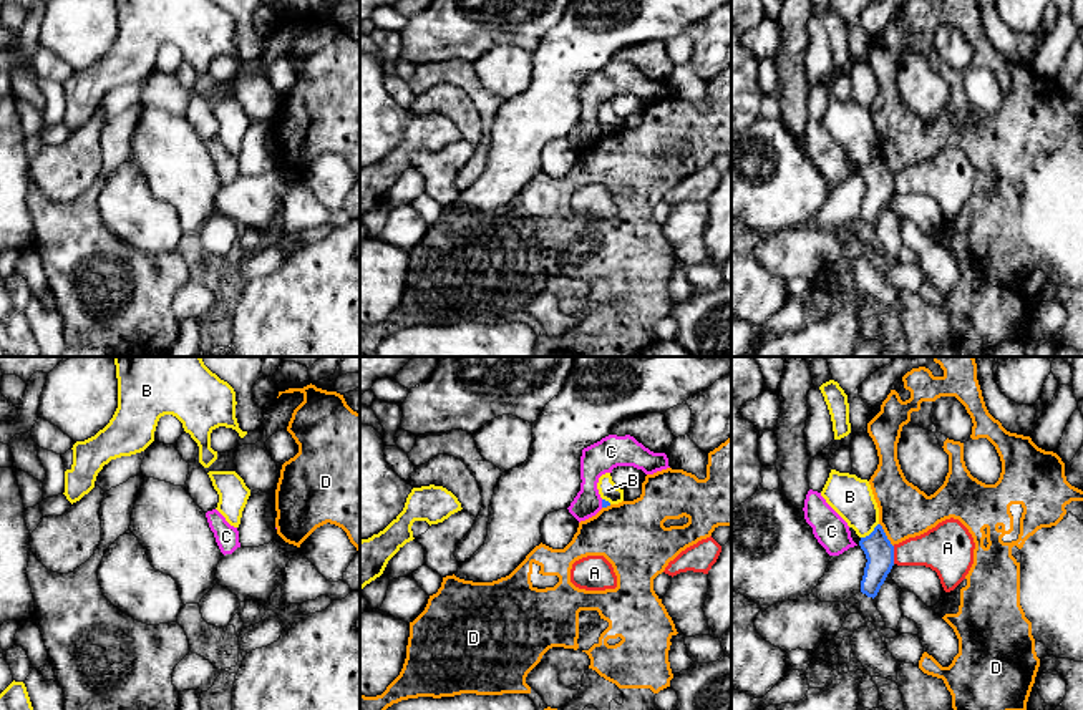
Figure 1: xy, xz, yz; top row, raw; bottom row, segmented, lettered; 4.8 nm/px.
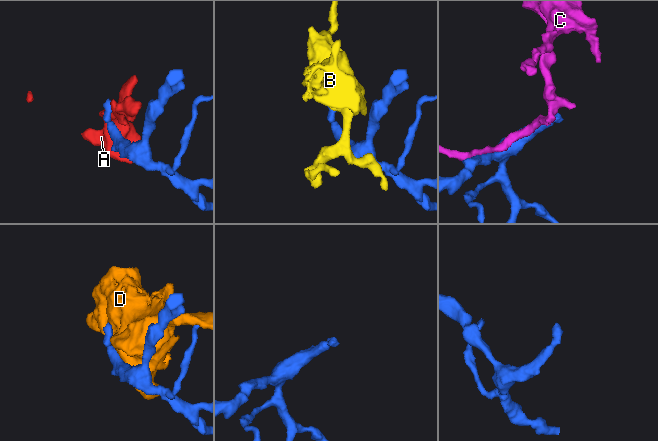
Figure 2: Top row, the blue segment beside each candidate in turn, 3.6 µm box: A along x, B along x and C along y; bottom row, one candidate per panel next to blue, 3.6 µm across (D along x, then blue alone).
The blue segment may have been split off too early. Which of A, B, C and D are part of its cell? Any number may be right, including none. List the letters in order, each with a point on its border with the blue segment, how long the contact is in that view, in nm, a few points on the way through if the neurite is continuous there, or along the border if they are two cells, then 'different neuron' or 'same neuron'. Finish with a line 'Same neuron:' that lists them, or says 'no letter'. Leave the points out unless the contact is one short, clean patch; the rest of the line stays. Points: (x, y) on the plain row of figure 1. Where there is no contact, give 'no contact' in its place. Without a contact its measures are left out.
A: meets blue in yz at (893, 183); contact 90 nm long; border along yz (893, 175), (894, 191); different neuron
B: meets blue in yz at (871, 161); contact 120 nm long; different neuron
C: meets blue in xz at (602, 131); contact 40 nm long; different neuron
D: meets blue in yz at (884, 163); contact 140 nm long; different neuron
Same neuron: no letter

